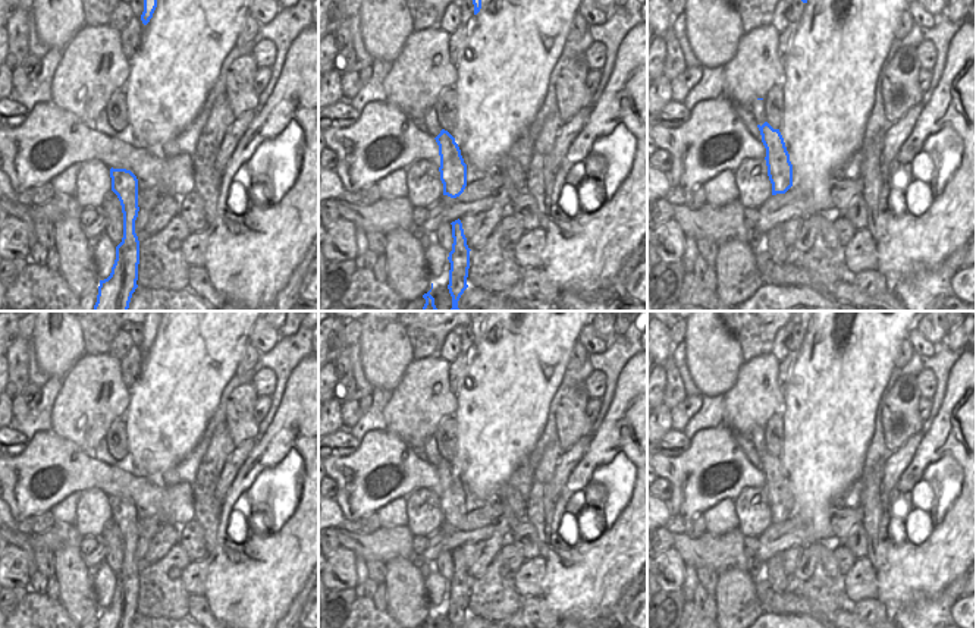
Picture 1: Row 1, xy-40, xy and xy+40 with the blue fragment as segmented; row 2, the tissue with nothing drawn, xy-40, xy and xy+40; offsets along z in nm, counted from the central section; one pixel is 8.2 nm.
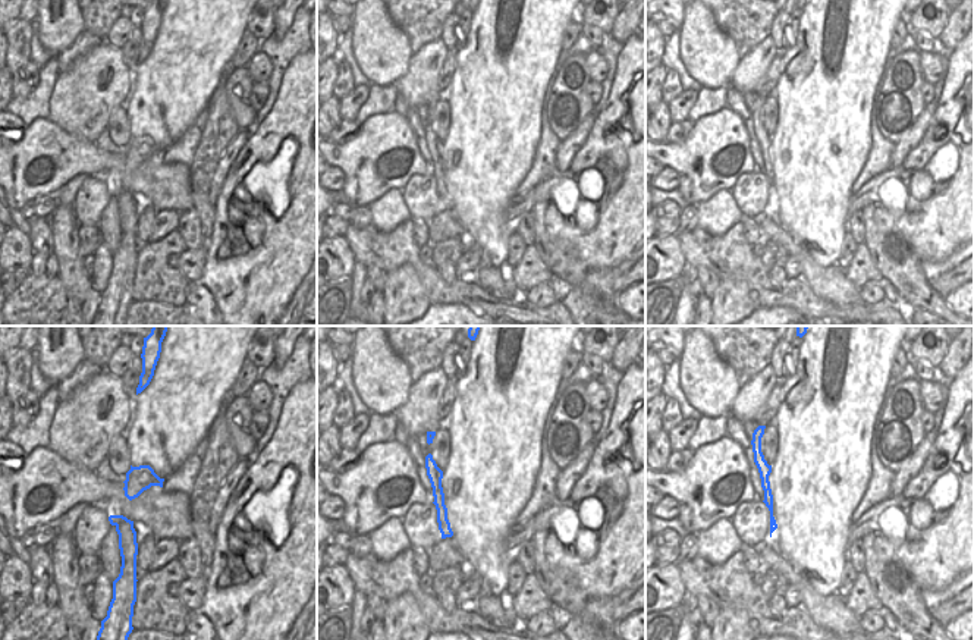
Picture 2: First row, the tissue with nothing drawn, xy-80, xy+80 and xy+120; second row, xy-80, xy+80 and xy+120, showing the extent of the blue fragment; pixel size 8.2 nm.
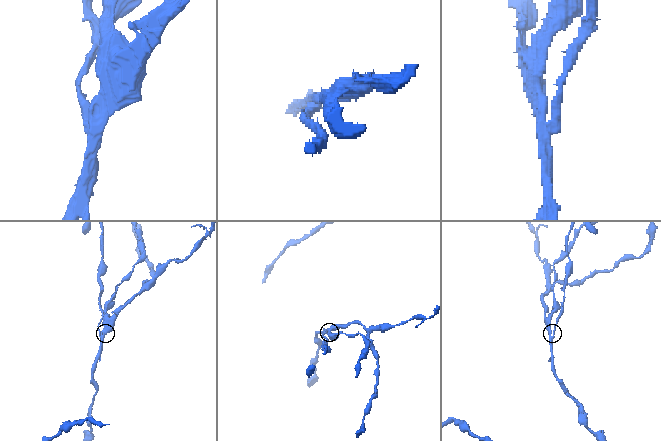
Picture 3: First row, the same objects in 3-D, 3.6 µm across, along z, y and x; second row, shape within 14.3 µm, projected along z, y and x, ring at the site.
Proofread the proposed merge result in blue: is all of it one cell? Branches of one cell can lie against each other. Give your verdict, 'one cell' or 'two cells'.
two cells

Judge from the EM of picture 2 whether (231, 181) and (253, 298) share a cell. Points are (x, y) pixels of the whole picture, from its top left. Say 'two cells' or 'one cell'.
one cell

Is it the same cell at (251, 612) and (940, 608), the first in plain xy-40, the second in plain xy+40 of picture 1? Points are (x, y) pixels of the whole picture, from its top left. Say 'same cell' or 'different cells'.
different cells

